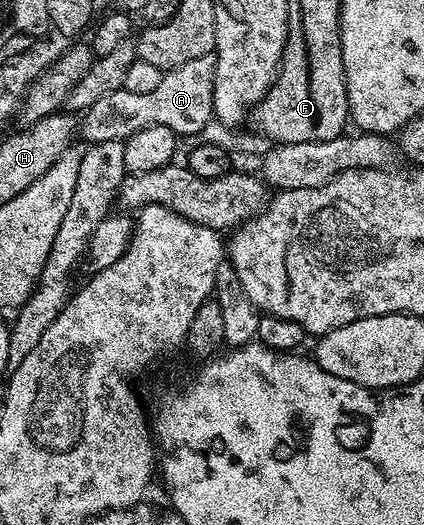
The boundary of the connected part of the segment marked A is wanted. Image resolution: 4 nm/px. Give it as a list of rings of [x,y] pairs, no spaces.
[[[215,55],[197,56],[189,64],[181,64],[175,70],[168,70],[163,75],[161,84],[153,92],[129,92],[118,90],[101,96],[97,104],[81,114],[81,138],[84,143],[117,140],[123,142],[132,138],[141,128],[164,126],[176,136],[199,134],[213,118],[213,84],[215,83]]]

